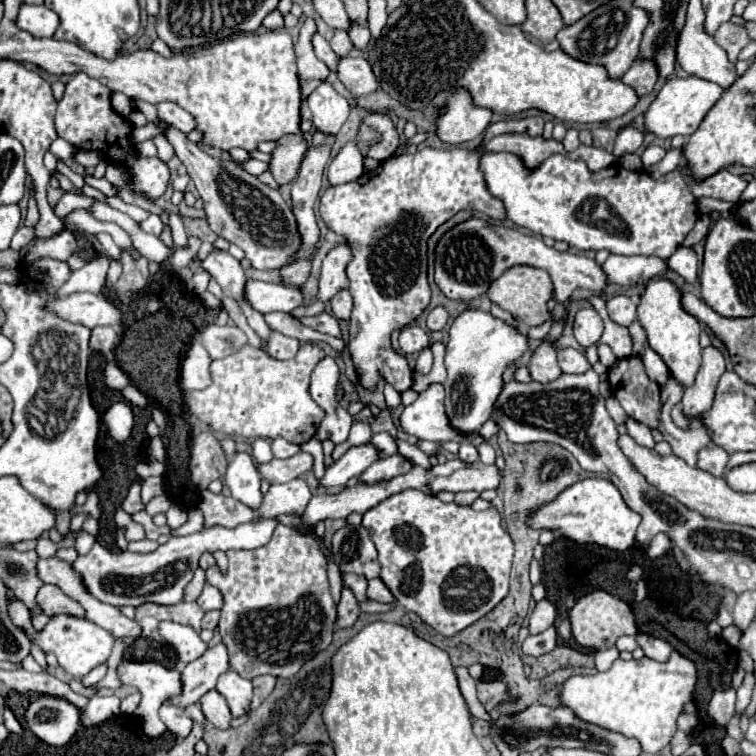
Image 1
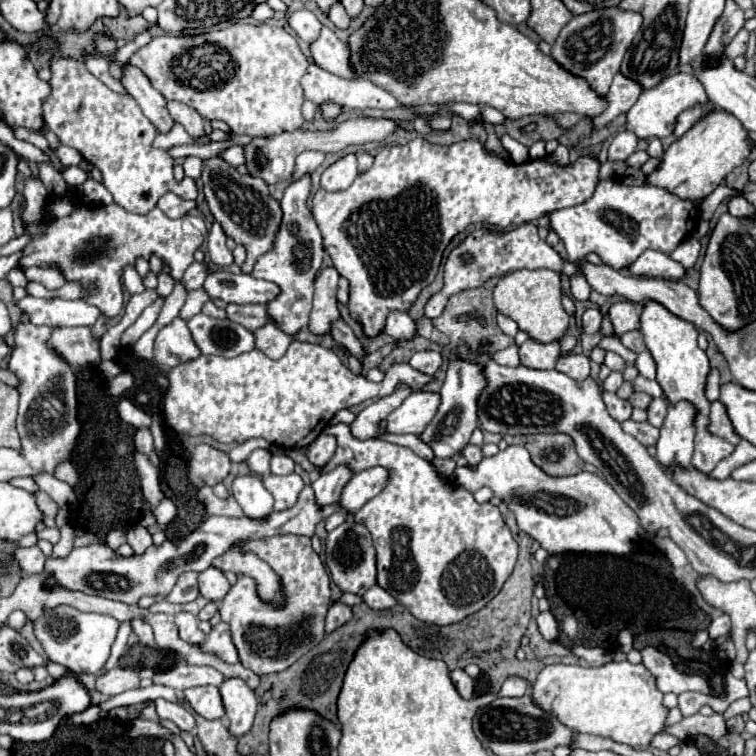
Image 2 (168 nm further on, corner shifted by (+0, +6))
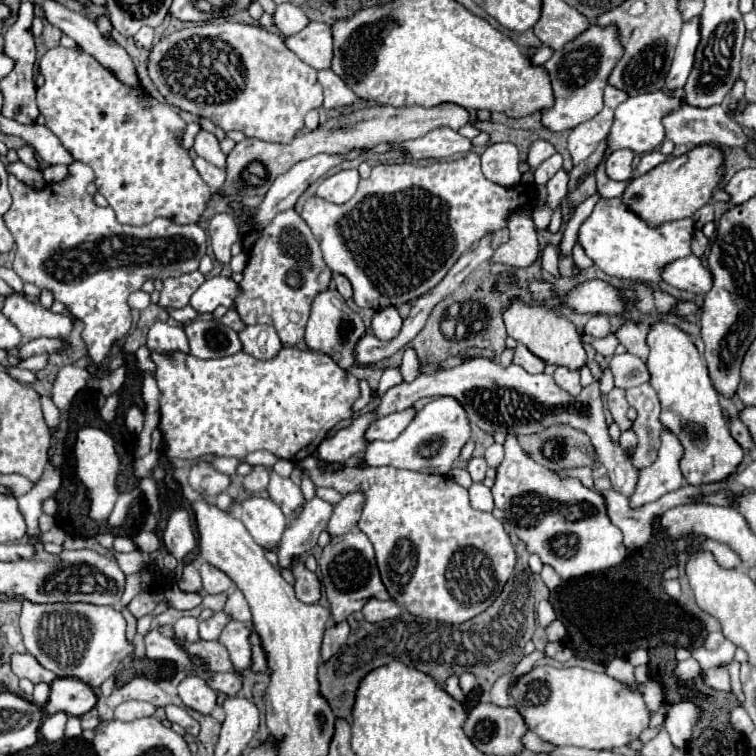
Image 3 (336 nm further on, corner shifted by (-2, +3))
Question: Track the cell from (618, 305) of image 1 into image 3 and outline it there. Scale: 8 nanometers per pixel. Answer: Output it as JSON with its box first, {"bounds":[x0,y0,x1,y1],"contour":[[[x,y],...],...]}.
{"bounds":[614,321,648,359],"contour":[[[626,321],[624,325],[618,327],[618,331],[614,333],[618,337],[618,341],[628,349],[628,353],[638,355],[640,359],[648,359],[648,345],[646,345],[646,333],[648,333],[648,325],[640,323],[640,321]]]}

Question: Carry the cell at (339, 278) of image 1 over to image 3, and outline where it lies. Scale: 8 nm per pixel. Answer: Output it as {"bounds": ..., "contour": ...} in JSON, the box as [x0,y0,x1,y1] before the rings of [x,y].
{"bounds":[306,289,364,369],"contour":[[[326,289],[316,295],[310,311],[310,319],[306,325],[306,345],[314,351],[324,351],[330,355],[342,369],[348,369],[354,365],[354,345],[364,335],[364,323],[362,319],[346,305],[346,301],[340,297],[336,289]]]}

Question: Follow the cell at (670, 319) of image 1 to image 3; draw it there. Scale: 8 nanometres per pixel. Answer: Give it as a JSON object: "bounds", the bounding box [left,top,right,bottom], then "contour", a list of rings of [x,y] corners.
{"bounds":[646,321,744,485],"contour":[[[668,321],[654,323],[648,331],[646,343],[650,347],[650,357],[646,361],[652,375],[650,385],[656,389],[662,403],[660,421],[684,445],[684,457],[680,459],[684,479],[690,485],[722,481],[736,471],[744,459],[744,451],[728,431],[704,357],[698,353],[690,335]]]}

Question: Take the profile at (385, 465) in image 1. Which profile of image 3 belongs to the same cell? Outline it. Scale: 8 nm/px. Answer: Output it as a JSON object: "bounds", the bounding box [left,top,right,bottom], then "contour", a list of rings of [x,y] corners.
{"bounds":[328,491,364,537],"contour":[[[352,491],[342,497],[342,501],[334,507],[334,513],[328,523],[328,531],[332,537],[344,535],[352,531],[360,519],[360,513],[364,509],[364,493],[362,491]]]}

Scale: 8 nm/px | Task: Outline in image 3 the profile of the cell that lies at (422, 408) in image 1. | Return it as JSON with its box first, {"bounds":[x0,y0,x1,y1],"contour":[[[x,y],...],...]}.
{"bounds":[366,407,418,441],"contour":[[[408,407],[404,411],[396,411],[392,415],[386,415],[386,417],[378,419],[378,421],[374,421],[370,425],[368,433],[366,433],[366,439],[368,441],[376,441],[376,439],[380,439],[380,441],[394,441],[412,423],[416,413],[418,411],[414,407]]]}

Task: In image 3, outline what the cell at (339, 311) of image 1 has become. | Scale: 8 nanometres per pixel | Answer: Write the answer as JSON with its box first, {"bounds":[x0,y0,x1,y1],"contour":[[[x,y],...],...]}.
{"bounds":[334,275,352,299],"contour":[[[334,275],[334,289],[338,289],[338,293],[344,297],[344,299],[350,299],[352,297],[352,287],[350,287],[350,281],[344,277],[344,275]]]}

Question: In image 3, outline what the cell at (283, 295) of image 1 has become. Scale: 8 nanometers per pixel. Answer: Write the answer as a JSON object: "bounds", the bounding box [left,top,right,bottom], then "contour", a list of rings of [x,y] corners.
{"bounds":[190,277,240,313],"contour":[[[212,277],[206,279],[198,291],[192,295],[190,305],[198,311],[198,313],[212,313],[218,305],[224,307],[232,307],[236,305],[236,297],[240,295],[240,285],[236,281],[232,281],[230,277]]]}

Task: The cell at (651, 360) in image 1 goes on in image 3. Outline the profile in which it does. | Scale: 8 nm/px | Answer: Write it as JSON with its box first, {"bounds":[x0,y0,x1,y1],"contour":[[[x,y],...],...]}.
{"bounds":[610,353,650,389],"contour":[[[632,353],[614,355],[610,361],[610,371],[614,373],[616,387],[620,387],[620,389],[630,389],[630,387],[642,385],[650,379],[646,363]]]}

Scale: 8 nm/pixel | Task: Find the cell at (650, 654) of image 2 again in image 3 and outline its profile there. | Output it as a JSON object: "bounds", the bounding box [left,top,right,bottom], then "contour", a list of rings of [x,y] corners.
{"bounds":[644,679,664,711],"contour":[[[650,679],[644,683],[644,701],[650,711],[656,711],[664,703],[664,689],[660,681]]]}

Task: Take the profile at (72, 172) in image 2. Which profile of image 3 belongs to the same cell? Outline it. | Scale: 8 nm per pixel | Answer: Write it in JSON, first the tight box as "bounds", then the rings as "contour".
{"bounds":[42,165,70,183],"contour":[[[48,165],[42,175],[44,175],[46,183],[56,183],[56,181],[64,181],[70,173],[68,173],[66,165]]]}

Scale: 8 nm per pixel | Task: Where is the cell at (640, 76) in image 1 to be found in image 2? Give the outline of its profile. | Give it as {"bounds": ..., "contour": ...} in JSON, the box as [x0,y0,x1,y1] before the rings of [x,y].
{"bounds":[592,74,642,130],"contour":[[[616,74],[612,80],[612,86],[610,86],[610,92],[606,94],[606,102],[608,102],[606,110],[602,114],[598,114],[596,118],[592,118],[594,130],[604,128],[620,114],[626,114],[638,100],[640,92],[642,92],[642,88],[634,80],[624,78],[622,74]]]}

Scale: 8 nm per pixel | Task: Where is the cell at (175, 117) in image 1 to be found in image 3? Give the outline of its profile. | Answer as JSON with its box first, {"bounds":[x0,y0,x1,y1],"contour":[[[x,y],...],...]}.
{"bounds":[194,129,226,169],"contour":[[[200,129],[198,135],[196,135],[194,151],[196,151],[196,155],[204,157],[204,159],[210,161],[212,165],[216,165],[216,167],[220,167],[220,169],[226,167],[226,155],[220,151],[218,139],[216,139],[212,133],[204,131],[204,129]]]}

